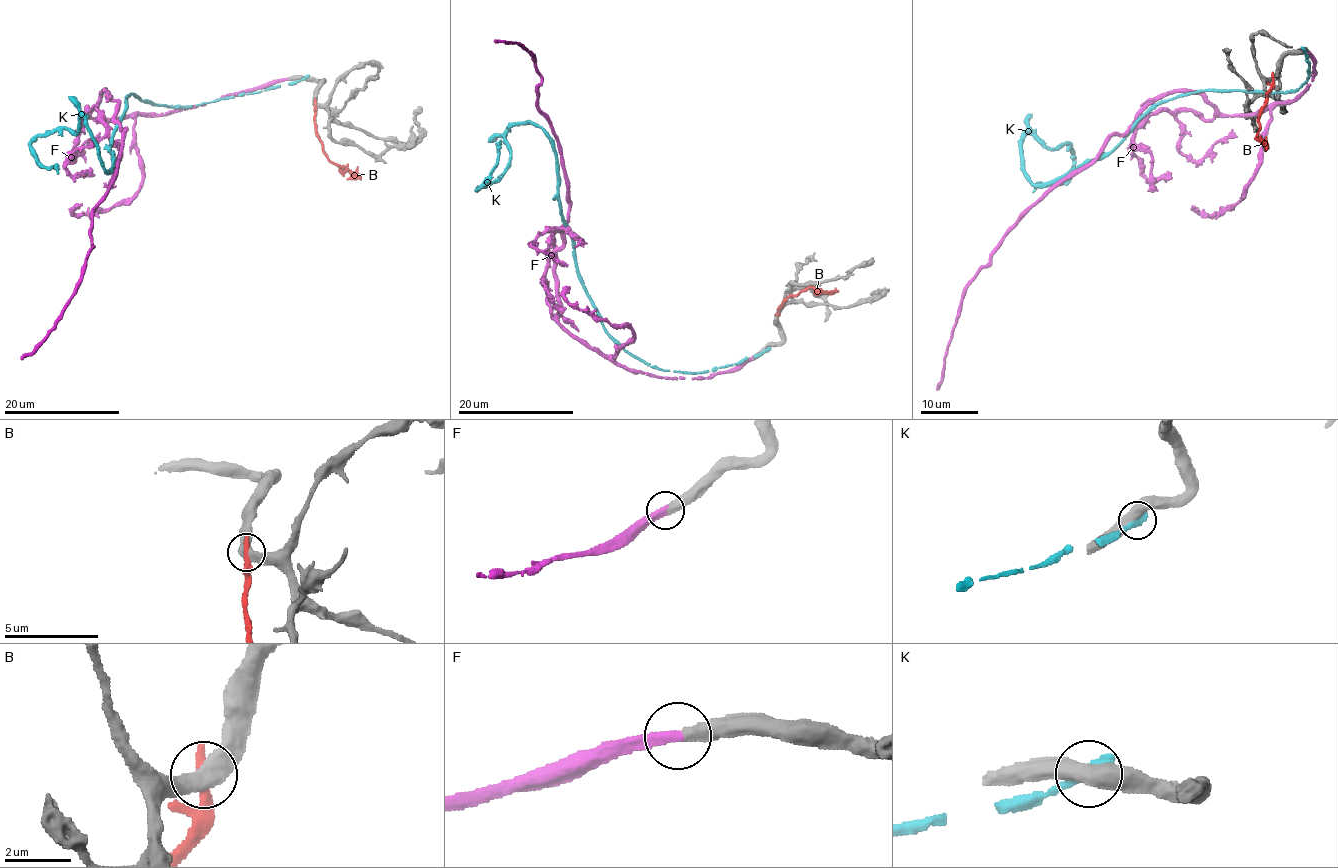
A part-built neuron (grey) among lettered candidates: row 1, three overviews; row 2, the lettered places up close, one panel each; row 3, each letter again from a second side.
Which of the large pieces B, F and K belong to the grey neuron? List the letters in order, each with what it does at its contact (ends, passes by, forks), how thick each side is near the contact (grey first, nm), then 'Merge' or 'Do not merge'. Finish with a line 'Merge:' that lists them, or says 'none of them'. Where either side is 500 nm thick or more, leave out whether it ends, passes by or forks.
B: It ends there. Thickness 440 nm (grey) against 360 nm. Do not merge
F: It ends there. Thickness 400 nm (grey) against 360 nm. Merge
K: Thickness 500 nm (grey) against 460 nm. Do not merge
Merge: F

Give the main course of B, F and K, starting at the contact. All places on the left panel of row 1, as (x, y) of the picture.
B: (315, 104), (317, 136), (325, 156), (338, 166), (351, 169), (361, 180)
F: (286, 79), (120, 119), (88, 114), (100, 93), (125, 133), (116, 178), (77, 291), (21, 358)
K: (305, 78), (178, 106), (128, 95), (109, 171), (82, 117), (77, 131), (58, 129), (31, 144), (58, 173)

